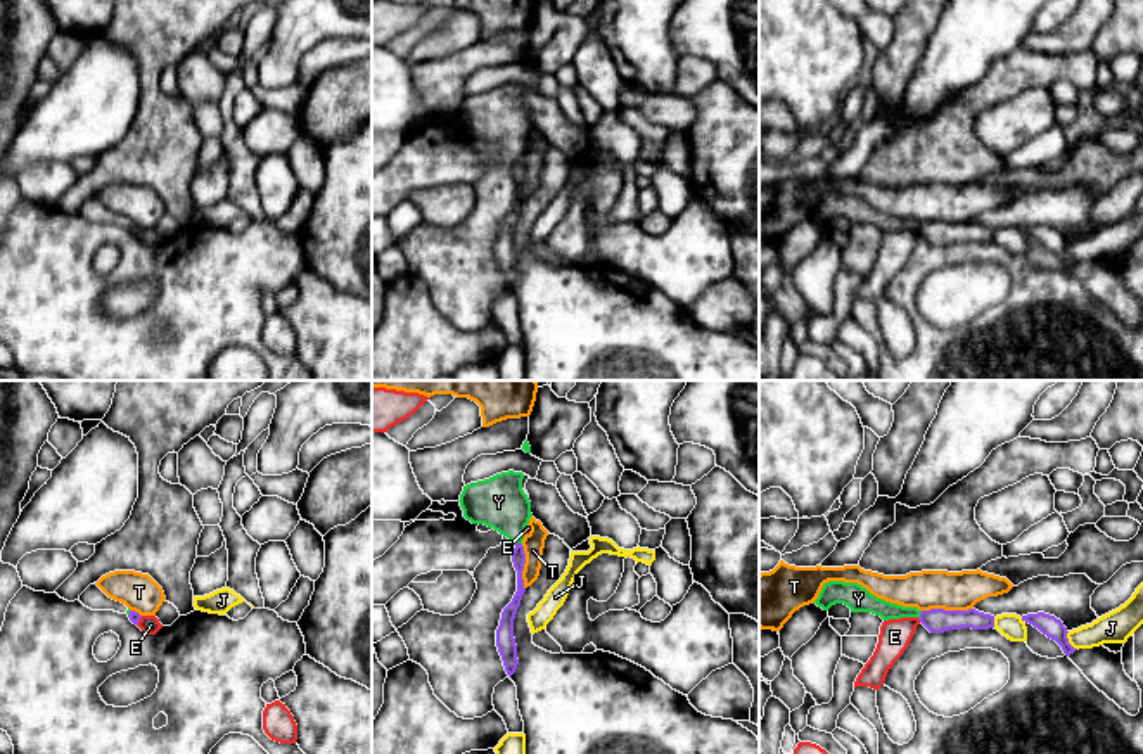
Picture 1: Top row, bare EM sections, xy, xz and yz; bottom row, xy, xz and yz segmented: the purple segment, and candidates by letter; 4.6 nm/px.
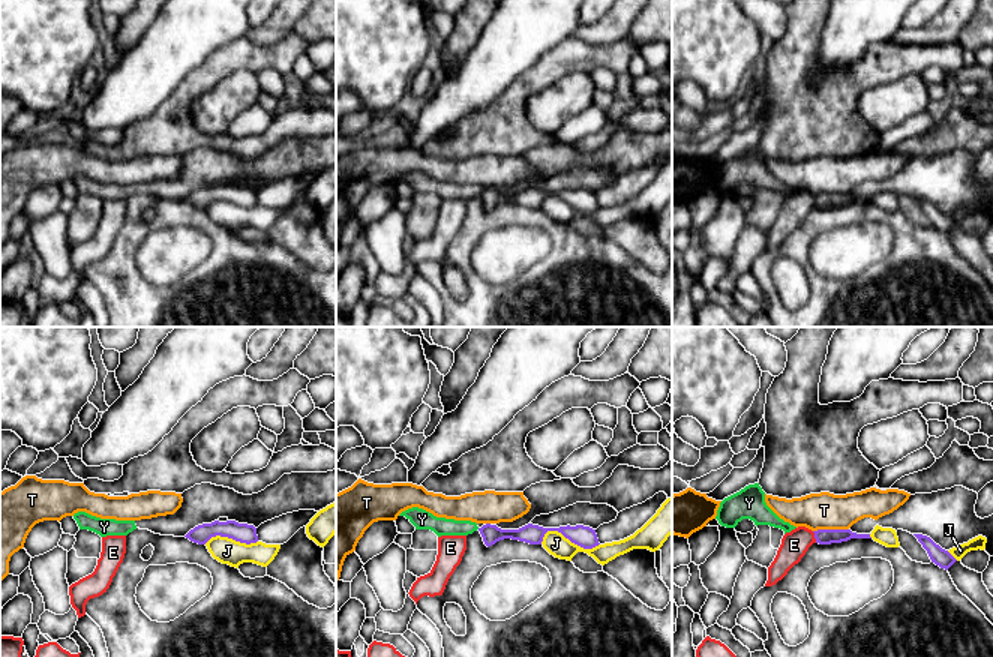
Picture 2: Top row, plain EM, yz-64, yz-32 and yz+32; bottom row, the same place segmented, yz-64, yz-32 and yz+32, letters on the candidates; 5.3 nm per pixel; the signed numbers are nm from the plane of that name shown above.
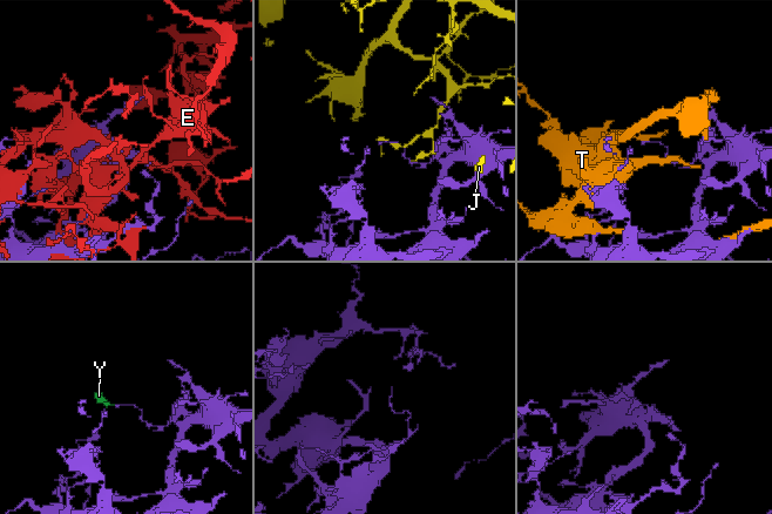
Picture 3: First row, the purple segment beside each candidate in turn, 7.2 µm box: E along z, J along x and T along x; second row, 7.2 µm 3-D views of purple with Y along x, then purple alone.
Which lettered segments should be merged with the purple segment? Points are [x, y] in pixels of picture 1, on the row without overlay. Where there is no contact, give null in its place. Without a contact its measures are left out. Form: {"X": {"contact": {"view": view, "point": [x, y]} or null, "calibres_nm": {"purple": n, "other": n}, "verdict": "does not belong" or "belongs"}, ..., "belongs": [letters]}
{"E": {"contact": {"view": "yz", "point": [919, 230]}, "calibres_nm": {"purple": 110, "other": 150}, "verdict": "does not belong"}, "J": {"contact": {"view": "yz", "point": [1067, 255]}, "calibres_nm": {"purple": 100, "other": 150}, "verdict": "does not belong"}, "T": {"contact": {"view": "yz", "point": [946, 223]}, "calibres_nm": {"purple": 110, "other": 180}, "verdict": "does not belong"}, "Y": {"contact": {"view": "yz", "point": [920, 227]}, "calibres_nm": {"purple": 110, "other": 90}, "verdict": "does not belong"}, "belongs": []}

